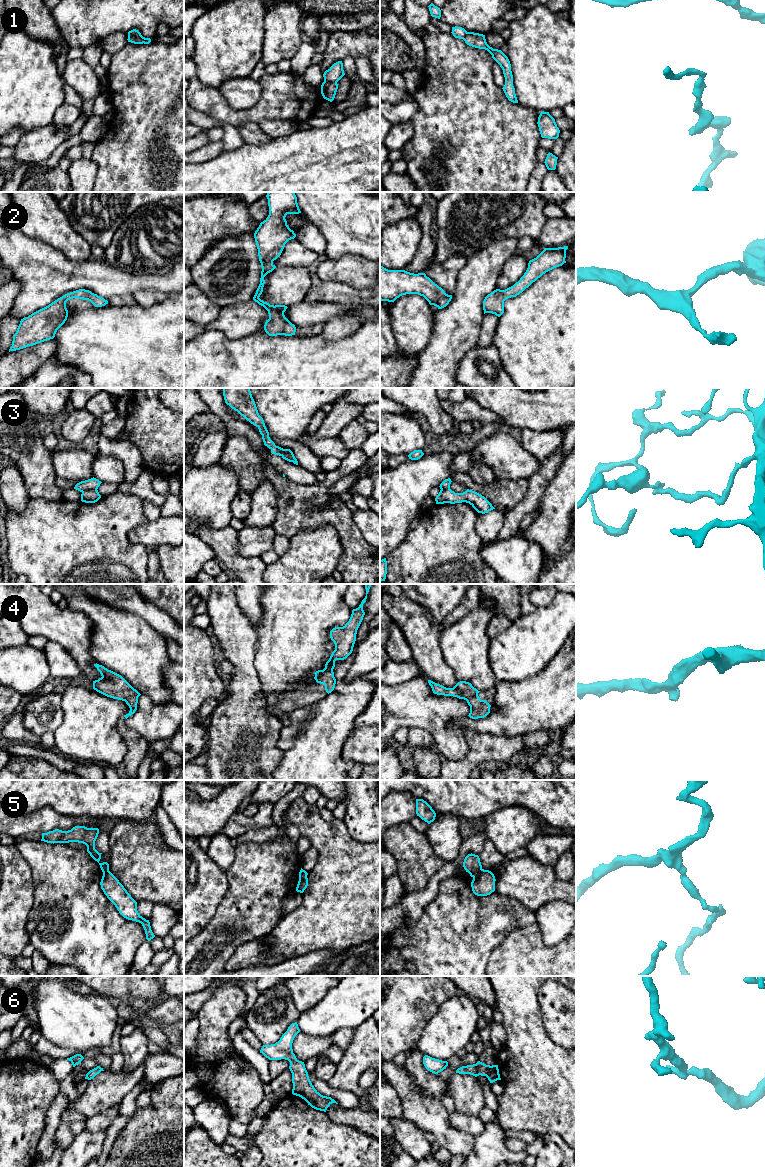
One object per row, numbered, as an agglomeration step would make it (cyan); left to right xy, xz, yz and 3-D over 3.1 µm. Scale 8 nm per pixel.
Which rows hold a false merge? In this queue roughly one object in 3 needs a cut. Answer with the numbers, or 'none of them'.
1, 3, 4, 5

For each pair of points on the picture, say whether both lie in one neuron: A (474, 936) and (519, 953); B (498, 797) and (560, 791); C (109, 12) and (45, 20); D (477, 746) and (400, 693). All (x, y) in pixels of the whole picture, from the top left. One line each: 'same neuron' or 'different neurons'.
A: different neurons
B: same neuron
C: different neurons
D: different neurons

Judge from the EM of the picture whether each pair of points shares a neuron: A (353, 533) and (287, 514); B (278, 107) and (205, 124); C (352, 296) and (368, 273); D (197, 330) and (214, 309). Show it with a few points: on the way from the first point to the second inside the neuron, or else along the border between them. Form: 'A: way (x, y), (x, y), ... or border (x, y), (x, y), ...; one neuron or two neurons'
A: way (337, 517), (334, 514), (303, 514); one neuron
B: border (198, 110), (236, 127); two neurons
C: border (335, 281), (346, 283), (355, 288), (369, 289); two neurons
D: border (194, 322), (204, 326); two neurons

